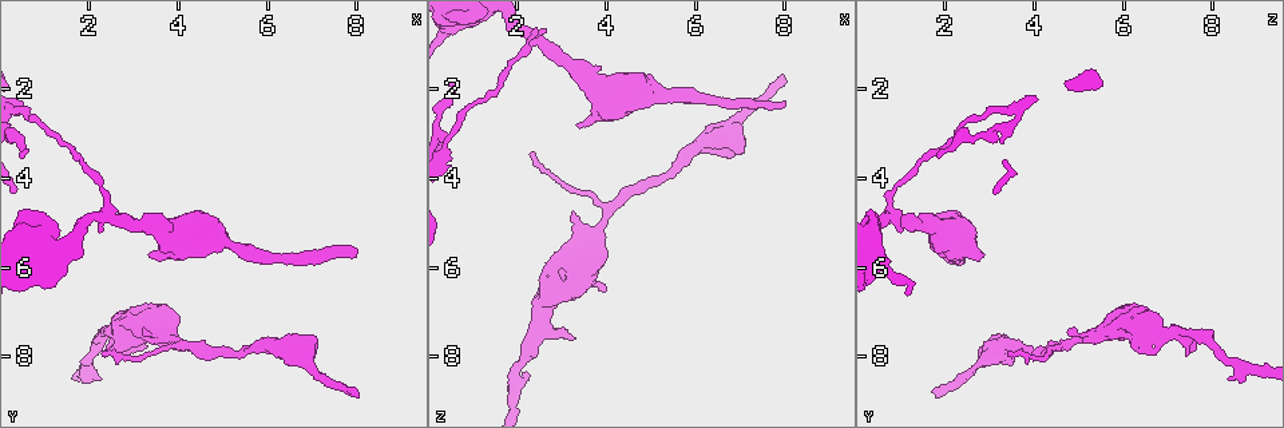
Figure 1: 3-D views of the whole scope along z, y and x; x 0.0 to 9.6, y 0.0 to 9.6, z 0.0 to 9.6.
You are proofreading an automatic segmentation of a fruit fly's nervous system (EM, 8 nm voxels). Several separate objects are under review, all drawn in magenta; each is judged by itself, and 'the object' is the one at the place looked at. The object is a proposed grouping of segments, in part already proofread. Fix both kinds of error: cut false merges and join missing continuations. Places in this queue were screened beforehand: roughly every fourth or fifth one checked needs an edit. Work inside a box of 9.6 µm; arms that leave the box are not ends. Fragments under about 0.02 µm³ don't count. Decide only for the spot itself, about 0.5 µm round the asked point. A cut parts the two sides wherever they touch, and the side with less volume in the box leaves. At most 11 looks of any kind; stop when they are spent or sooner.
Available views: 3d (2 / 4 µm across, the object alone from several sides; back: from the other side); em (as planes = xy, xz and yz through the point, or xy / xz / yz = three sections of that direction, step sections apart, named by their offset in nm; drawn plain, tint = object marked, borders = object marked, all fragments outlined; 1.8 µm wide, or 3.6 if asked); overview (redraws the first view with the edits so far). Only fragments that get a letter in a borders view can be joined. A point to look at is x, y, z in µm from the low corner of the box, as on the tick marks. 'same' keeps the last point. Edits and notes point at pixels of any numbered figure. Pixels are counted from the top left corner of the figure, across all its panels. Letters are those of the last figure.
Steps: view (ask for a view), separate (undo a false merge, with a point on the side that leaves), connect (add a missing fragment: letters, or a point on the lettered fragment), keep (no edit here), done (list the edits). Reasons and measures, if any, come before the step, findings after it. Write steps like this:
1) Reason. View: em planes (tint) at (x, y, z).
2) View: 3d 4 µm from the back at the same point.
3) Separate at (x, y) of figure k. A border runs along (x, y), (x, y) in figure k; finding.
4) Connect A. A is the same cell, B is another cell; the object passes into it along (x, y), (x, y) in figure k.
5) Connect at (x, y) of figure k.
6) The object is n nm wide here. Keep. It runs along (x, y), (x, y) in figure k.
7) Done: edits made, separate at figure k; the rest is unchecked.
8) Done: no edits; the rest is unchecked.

Side arm on a straight run. View: 3d 4 µm at (6.30, 7.85, 3.05).

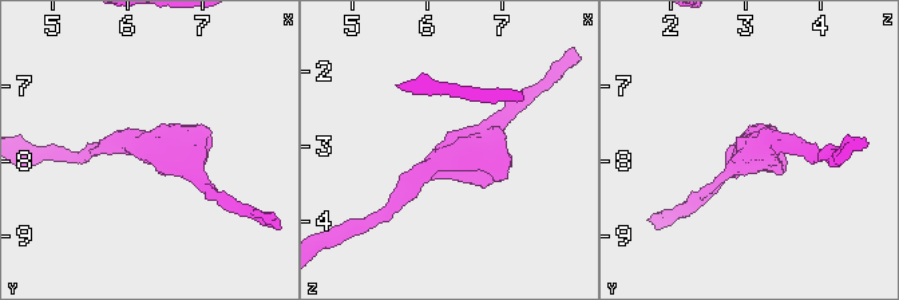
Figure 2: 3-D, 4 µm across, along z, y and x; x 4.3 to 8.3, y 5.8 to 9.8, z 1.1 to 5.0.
View: em planes (tint) at (6.30, 7.85, 3.10).

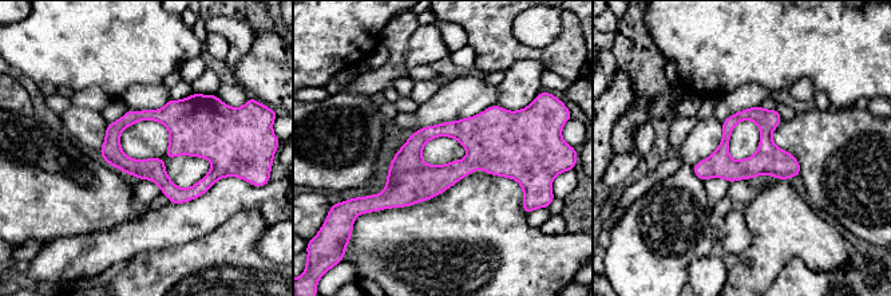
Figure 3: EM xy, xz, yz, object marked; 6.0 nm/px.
View: em planes (borders) at the same point.

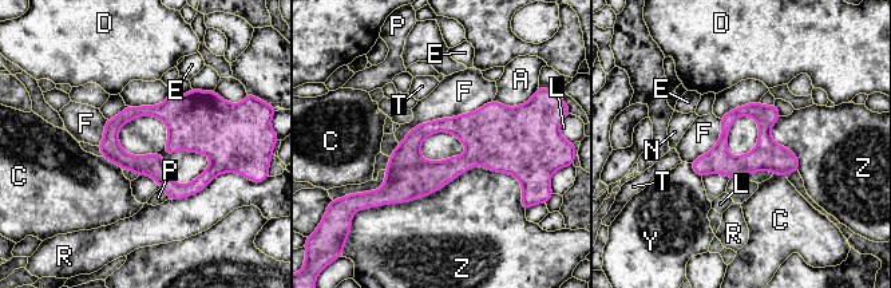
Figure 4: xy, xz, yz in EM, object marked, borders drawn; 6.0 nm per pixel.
The object is 140 nm wide here. Keep. A, C, D, E, F, L, N, P, R, T, Y and Z are other cells; it runs along (513, 110), (462, 164), (377, 193) in figure 4; all the same neuron.

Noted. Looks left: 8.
Tapers out. View: 3d 2 µm at (8.10, 8.85, 1.80).

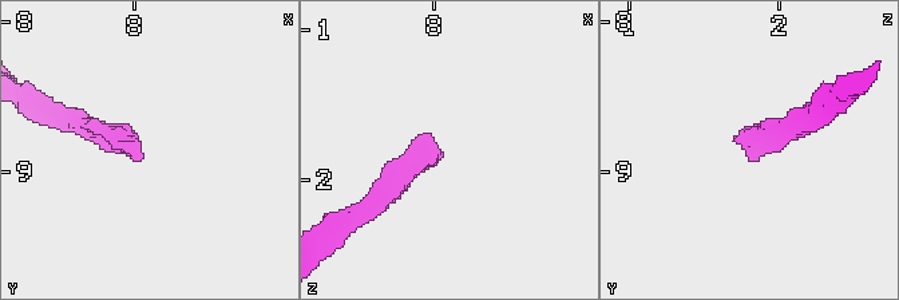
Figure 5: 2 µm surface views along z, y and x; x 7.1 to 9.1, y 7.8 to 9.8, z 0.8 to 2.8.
Now the EM. View: em planes (tint) at (8.02, 8.90, 1.78).

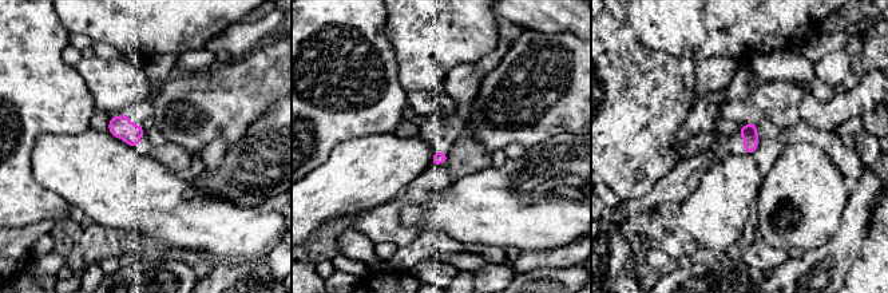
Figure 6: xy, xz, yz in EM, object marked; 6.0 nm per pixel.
View: em planes (borders) at the same point.

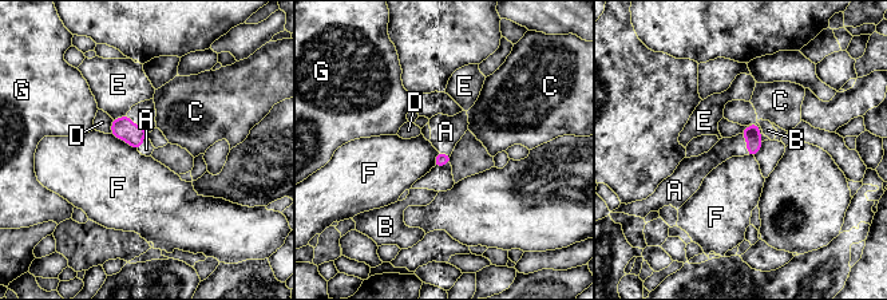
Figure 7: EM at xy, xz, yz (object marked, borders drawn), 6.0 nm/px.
Connect A. A is the same cell, B, C, D, E, F and G are other cells; it goes on there.

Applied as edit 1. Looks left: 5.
View: overview.

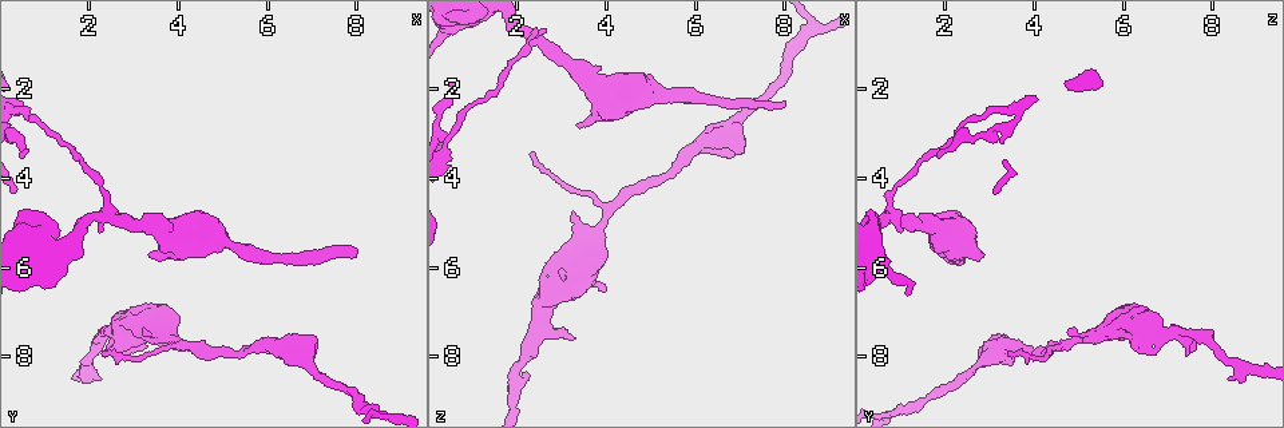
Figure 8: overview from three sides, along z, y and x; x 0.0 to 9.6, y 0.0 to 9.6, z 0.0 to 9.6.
Abrupt turn. View: 3d 4 µm from the back at (2.25, 4.90, 0.85).

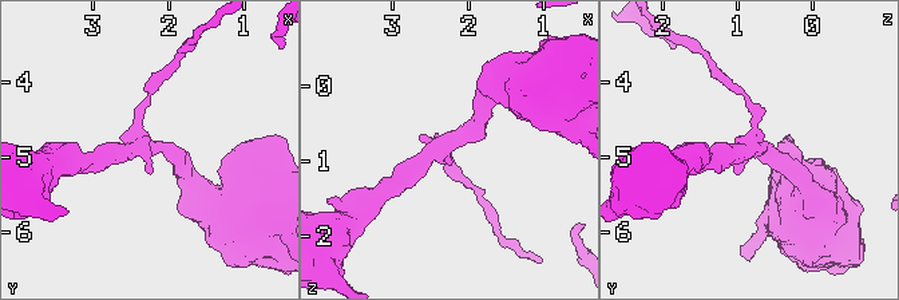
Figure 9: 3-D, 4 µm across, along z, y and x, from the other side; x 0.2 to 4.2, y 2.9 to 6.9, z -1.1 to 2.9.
3 arms meet here. View: em planes (plain) at (2.35, 4.85, 0.80).

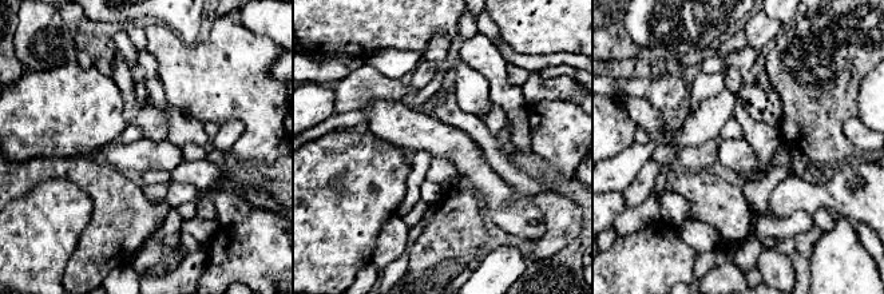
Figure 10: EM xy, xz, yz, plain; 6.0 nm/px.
See the neighbours. View: em planes (borders) at the same point.

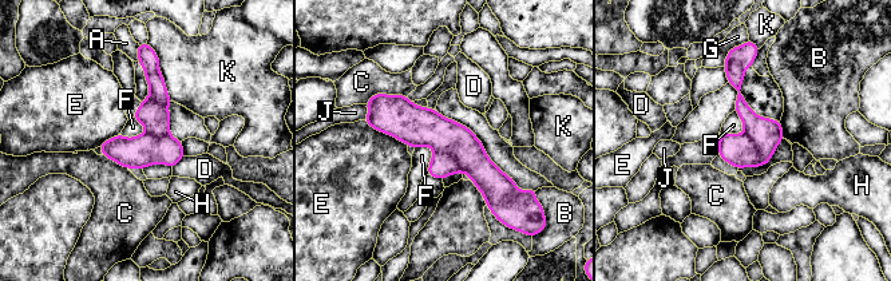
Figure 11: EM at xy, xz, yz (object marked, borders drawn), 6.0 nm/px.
Separate at (443, 165) of figure 11. A, B, C, D, E, F, G, H, J and K are other cells; a border runs along (434, 151), (448, 151), (460, 170) in figure 11; two neurons meet here.

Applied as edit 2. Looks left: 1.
Done: edits made, connect at figure 7, separate at figure 11; the rest is unchecked.

